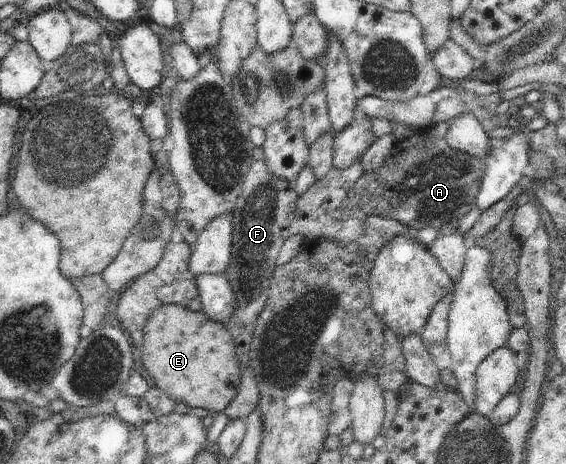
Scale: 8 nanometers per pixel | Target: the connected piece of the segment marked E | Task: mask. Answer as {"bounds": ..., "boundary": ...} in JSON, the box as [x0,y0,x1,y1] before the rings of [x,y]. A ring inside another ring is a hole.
{"bounds":[139,304,243,414],"boundary":[[[165,304],[147,319],[139,350],[143,366],[168,397],[176,403],[217,414],[224,411],[238,393],[243,368],[235,349],[233,337],[223,323],[181,305]]]}

